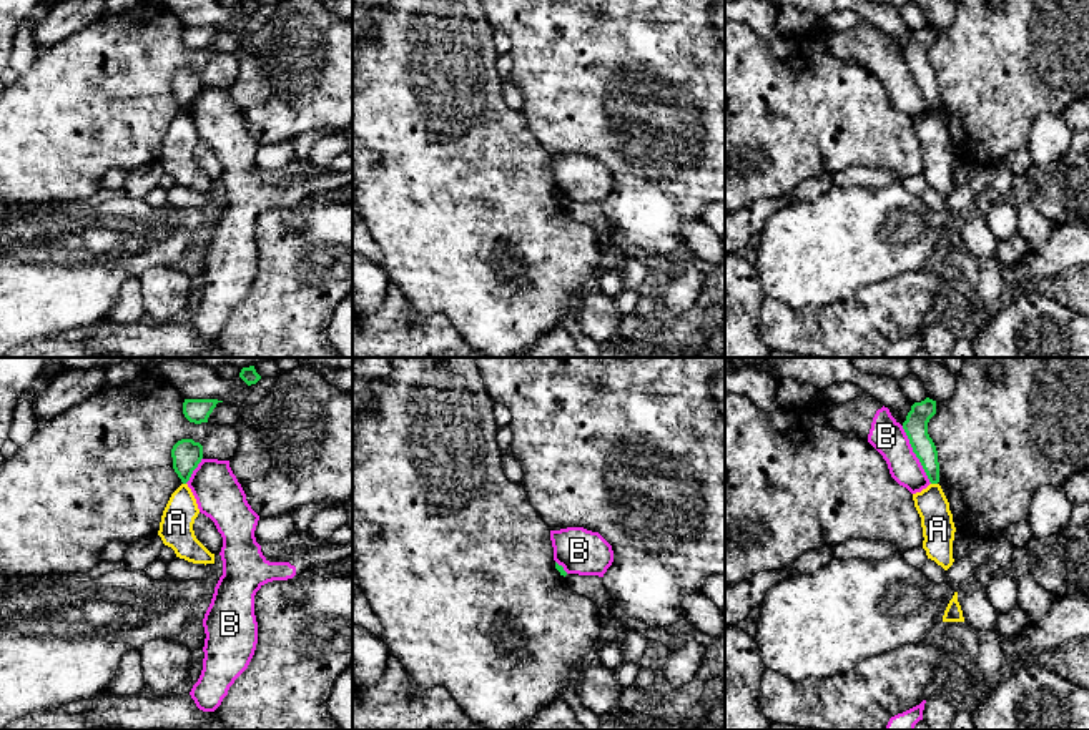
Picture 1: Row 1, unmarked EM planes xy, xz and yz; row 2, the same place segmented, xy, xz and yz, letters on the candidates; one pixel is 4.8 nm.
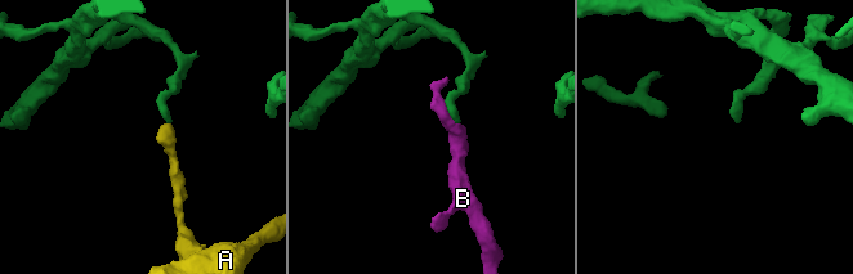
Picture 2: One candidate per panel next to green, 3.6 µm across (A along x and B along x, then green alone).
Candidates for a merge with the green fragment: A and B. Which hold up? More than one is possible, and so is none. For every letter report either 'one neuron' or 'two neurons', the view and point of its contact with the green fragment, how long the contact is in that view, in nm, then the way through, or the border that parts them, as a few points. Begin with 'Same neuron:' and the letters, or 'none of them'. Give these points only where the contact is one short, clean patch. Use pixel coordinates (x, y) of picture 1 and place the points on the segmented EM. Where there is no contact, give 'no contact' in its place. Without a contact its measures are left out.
Same neuron: none of them
A: two neurons | yz (935, 483) | 30 nm | along yz (931, 483), (936, 484)
B: two neurons | yz (915, 453) | 320 nm

